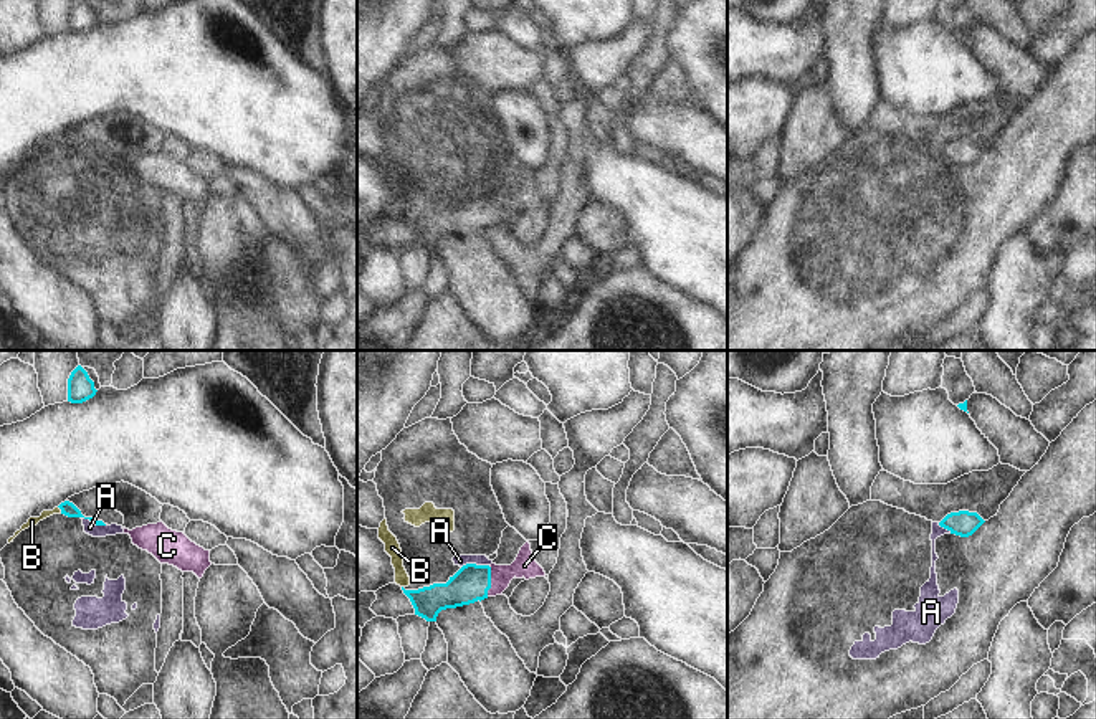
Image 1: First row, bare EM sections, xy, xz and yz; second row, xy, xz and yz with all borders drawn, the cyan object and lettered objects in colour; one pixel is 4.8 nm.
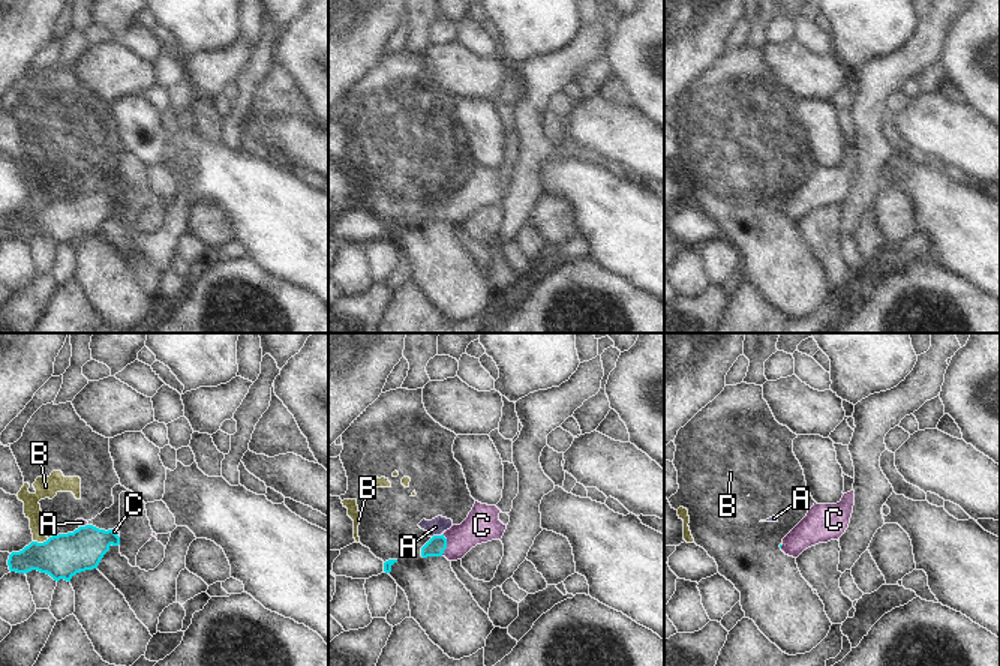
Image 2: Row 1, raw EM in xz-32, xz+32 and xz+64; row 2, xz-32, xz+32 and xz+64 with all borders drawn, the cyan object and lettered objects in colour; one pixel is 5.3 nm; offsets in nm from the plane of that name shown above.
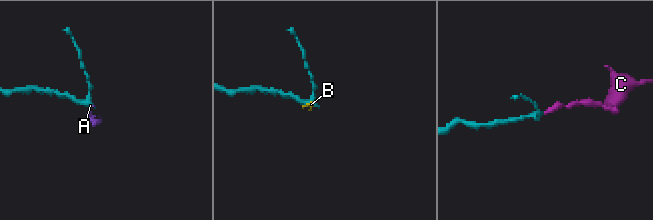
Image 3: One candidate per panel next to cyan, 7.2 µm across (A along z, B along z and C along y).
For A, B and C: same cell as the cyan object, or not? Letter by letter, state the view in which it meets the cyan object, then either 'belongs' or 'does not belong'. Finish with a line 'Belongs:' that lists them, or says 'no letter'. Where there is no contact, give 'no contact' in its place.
A: xz | does not belong
B: xy | does not belong
C: xz | belongs
Belongs: C

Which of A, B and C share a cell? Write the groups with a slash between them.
A B / C

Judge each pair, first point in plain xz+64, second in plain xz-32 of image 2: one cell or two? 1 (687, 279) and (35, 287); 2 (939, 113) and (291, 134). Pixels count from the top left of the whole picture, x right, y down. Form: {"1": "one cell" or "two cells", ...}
{"1": "two cells", "2": "one cell"}

